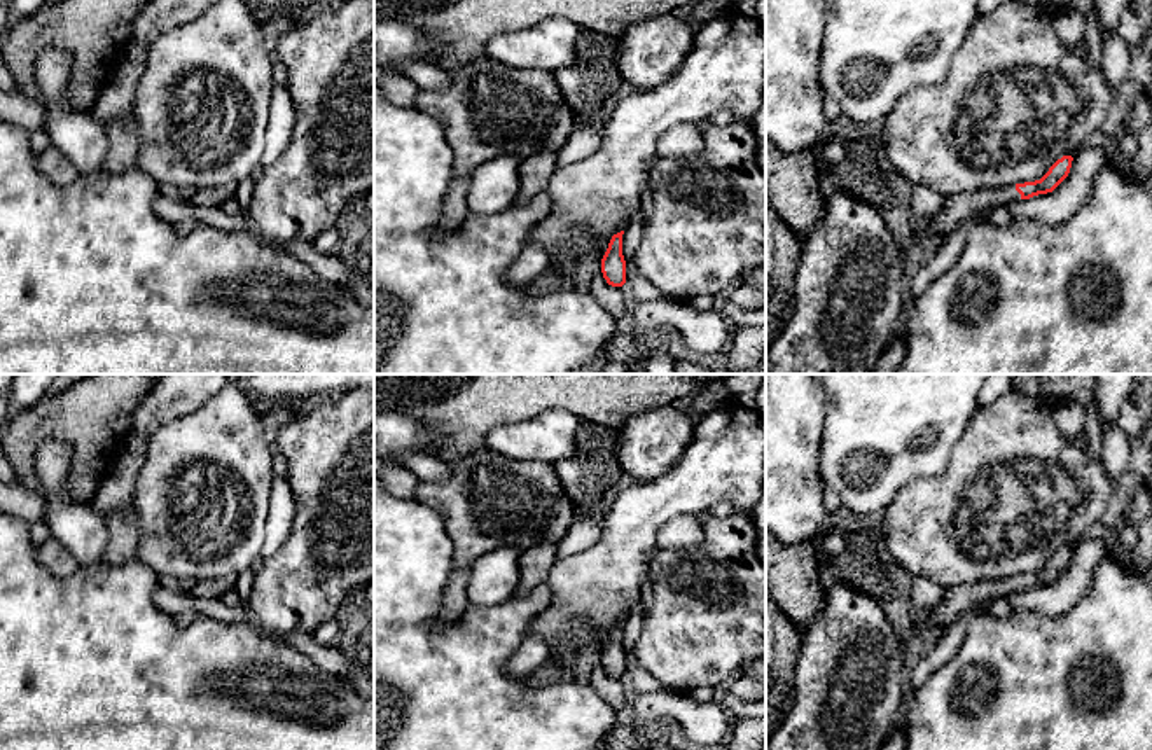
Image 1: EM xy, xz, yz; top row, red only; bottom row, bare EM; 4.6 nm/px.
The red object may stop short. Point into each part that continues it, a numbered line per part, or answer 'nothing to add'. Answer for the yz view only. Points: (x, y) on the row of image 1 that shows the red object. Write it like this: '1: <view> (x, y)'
1: yz (958, 207)

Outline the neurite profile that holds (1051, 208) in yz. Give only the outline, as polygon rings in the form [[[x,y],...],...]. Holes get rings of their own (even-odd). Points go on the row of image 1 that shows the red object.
[[[1086,145],[1073,156],[1068,177],[1047,194],[1007,206],[1012,219],[1031,219],[1047,226],[1068,220],[1091,194],[1094,177],[1108,164],[1108,149]]]

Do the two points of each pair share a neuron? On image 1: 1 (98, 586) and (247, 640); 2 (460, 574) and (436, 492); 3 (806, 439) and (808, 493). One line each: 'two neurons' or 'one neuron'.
1: one neuron
2: one neuron
3: one neuron

